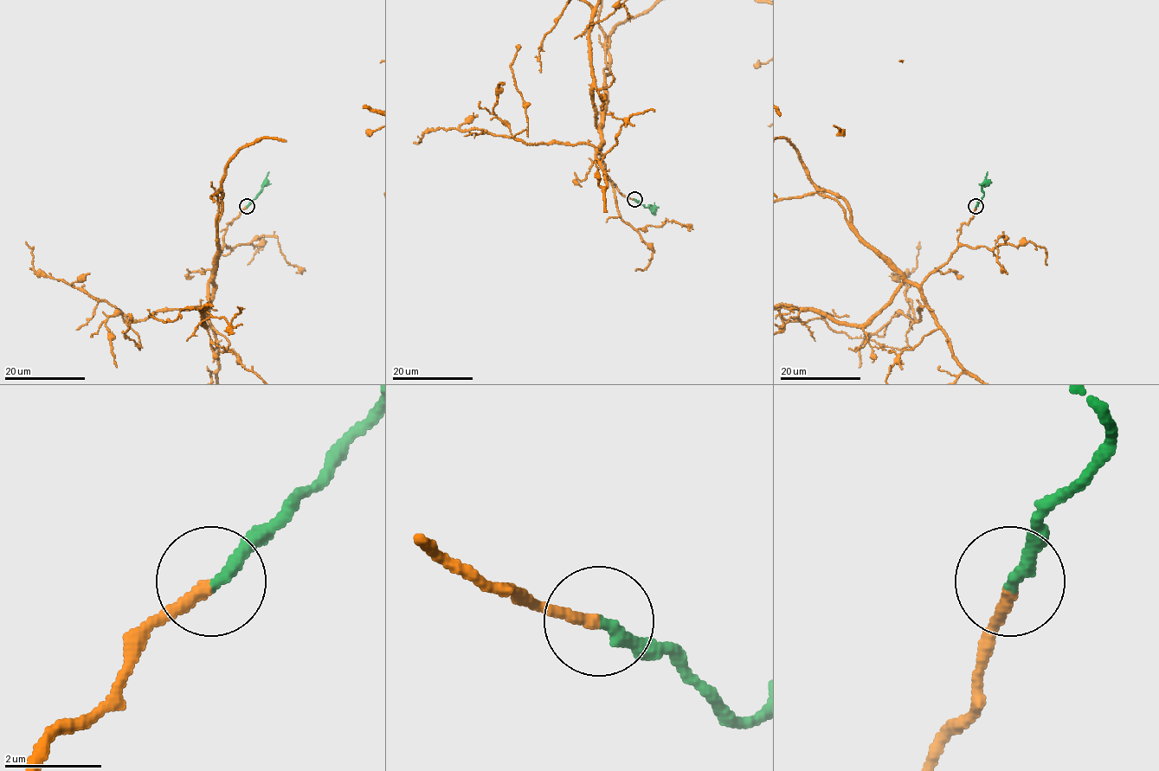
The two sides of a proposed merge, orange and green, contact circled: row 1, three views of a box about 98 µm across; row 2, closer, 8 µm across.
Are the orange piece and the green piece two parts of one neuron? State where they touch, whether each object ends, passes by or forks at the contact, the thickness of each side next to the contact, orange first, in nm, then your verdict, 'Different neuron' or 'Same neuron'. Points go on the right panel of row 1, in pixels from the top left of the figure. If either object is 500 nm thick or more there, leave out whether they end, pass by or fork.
Place: (975, 206). At the ring orange ends. At the ring green ends. Thickness 240 nm (orange) against 280 nm. Same neuron

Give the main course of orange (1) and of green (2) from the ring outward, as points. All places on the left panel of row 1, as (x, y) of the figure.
1: (247, 206), (227, 225), (213, 284), (218, 193), (211, 198), (219, 338)
2: (247, 206), (260, 192), (268, 171)

